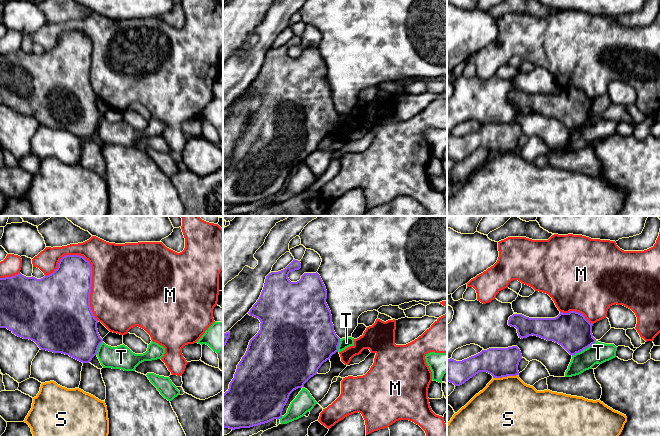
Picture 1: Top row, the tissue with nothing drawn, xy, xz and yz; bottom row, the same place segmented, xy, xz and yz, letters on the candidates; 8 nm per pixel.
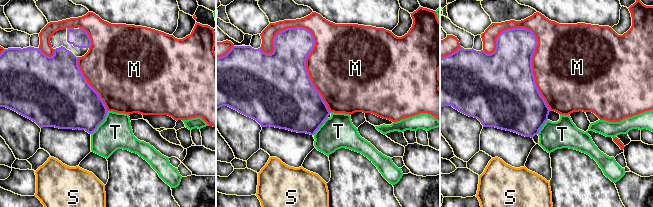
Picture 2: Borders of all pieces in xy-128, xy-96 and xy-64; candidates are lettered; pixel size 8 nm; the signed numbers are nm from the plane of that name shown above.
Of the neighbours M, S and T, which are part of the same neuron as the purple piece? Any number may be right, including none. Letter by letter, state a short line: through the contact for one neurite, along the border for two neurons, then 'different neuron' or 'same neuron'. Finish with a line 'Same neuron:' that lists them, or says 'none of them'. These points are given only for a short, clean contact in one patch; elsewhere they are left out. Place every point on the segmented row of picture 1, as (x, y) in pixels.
M: different neuron
S: different neuron
T: different neuron
Same neuron: none of them

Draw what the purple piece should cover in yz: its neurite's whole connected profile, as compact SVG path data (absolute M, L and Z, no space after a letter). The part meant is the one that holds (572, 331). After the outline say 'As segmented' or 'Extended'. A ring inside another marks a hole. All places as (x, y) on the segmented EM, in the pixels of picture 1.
M560 312L555 318L529 318L522 314L509 317L508 325L515 327L519 338L537 336L561 345L570 355L575 355L596 342L592 326L583 314Z. As segmented

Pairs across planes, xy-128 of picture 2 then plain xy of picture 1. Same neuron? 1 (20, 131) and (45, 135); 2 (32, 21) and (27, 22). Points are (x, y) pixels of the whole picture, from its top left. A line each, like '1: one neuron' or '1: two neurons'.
1: two neurons
2: one neuron

